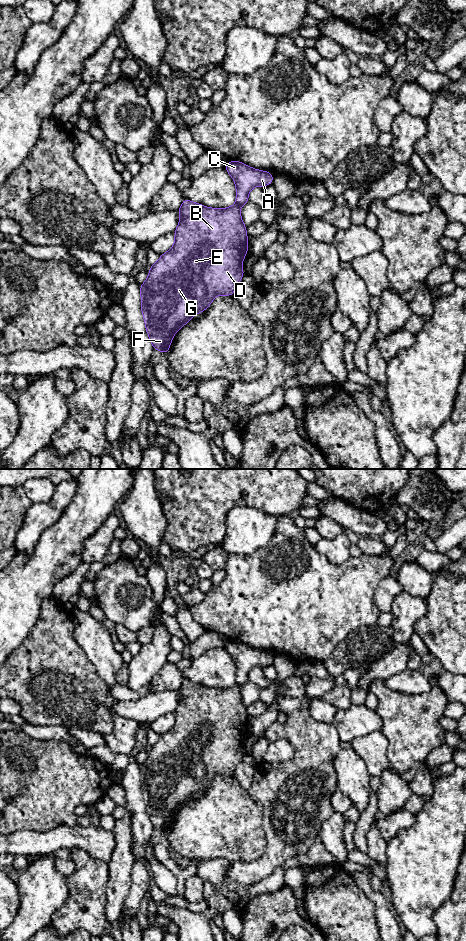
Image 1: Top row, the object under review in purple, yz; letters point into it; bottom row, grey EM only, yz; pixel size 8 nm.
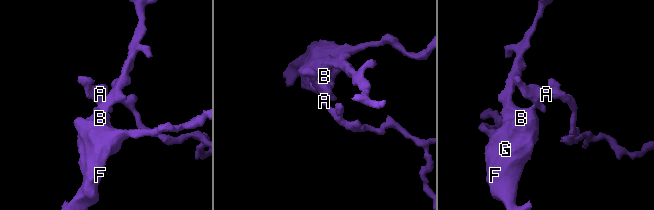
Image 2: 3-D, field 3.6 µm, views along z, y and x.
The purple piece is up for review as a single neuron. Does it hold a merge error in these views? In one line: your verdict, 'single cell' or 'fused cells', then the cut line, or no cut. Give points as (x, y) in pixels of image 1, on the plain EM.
fused cells | yz (236, 683), (240, 686)

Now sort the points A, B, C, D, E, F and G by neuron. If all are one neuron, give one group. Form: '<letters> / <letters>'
A C / B D E F G

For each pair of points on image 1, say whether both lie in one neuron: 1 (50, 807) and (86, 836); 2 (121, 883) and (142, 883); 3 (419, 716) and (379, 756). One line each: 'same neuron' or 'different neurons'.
1: different neurons
2: different neurons
3: different neurons

